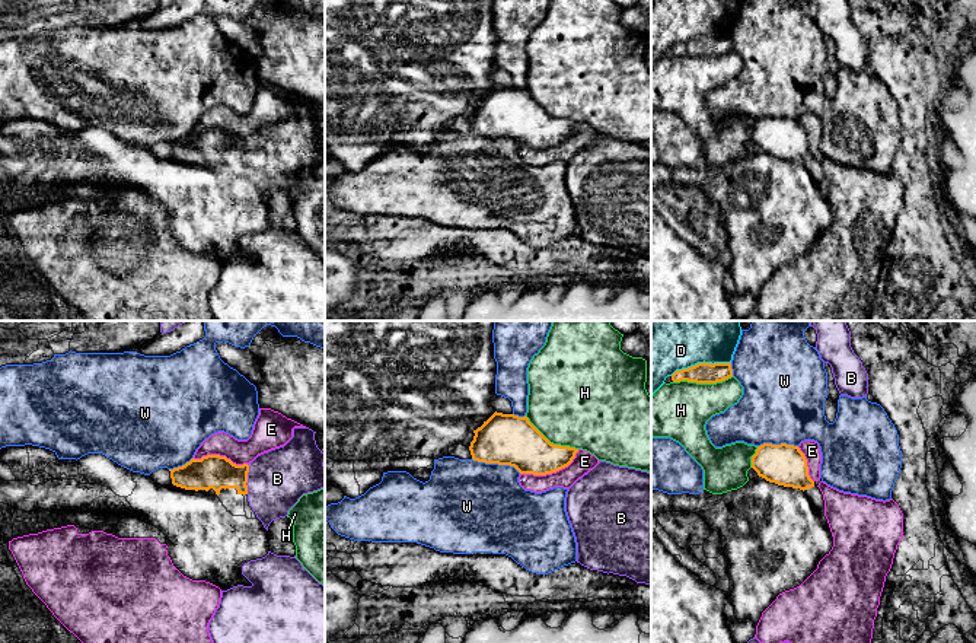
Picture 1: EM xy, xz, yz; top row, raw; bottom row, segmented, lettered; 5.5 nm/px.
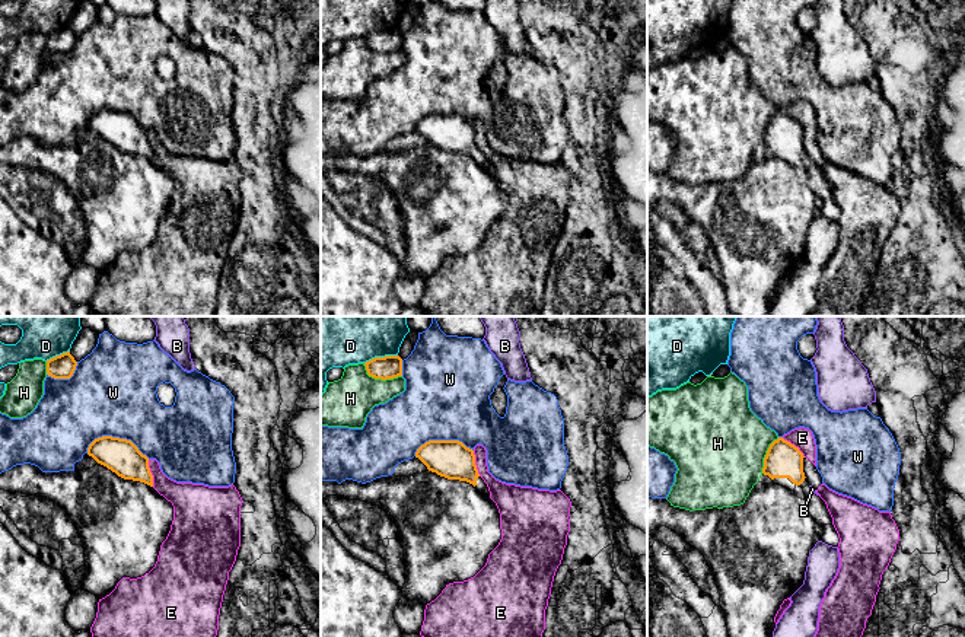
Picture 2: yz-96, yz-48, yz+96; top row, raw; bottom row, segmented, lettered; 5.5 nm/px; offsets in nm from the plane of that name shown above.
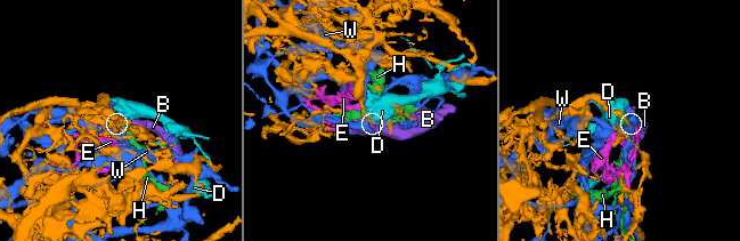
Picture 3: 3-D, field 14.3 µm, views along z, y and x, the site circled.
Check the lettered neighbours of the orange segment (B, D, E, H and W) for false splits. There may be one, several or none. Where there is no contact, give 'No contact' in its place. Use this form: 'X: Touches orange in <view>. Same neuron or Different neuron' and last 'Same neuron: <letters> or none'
B: Touches orange in xy. Same neuron
D: Touches orange in yz. Different neuron
E: Touches orange in xz. Different neuron
H: Touches orange in yz. Different neuron
W: Touches orange in xz. Different neuron
Same neuron: B

